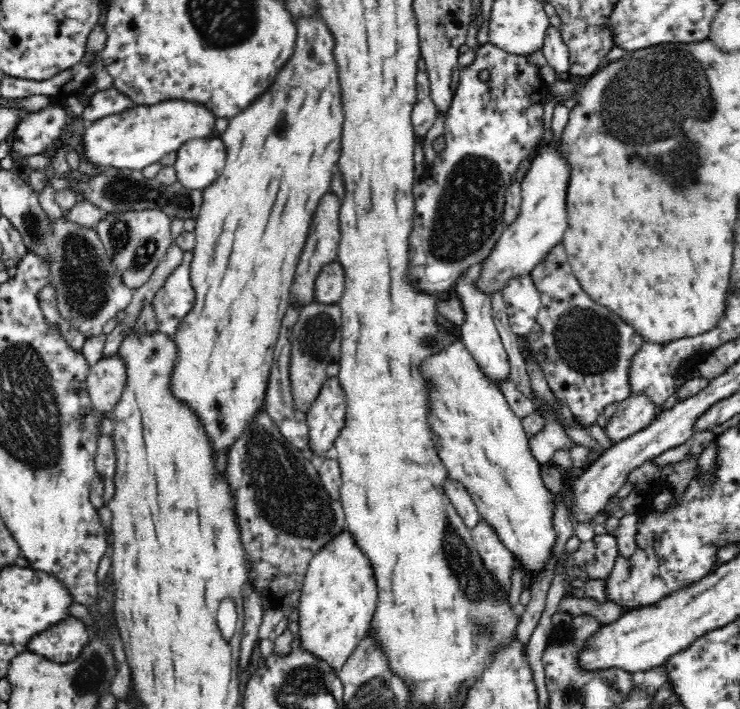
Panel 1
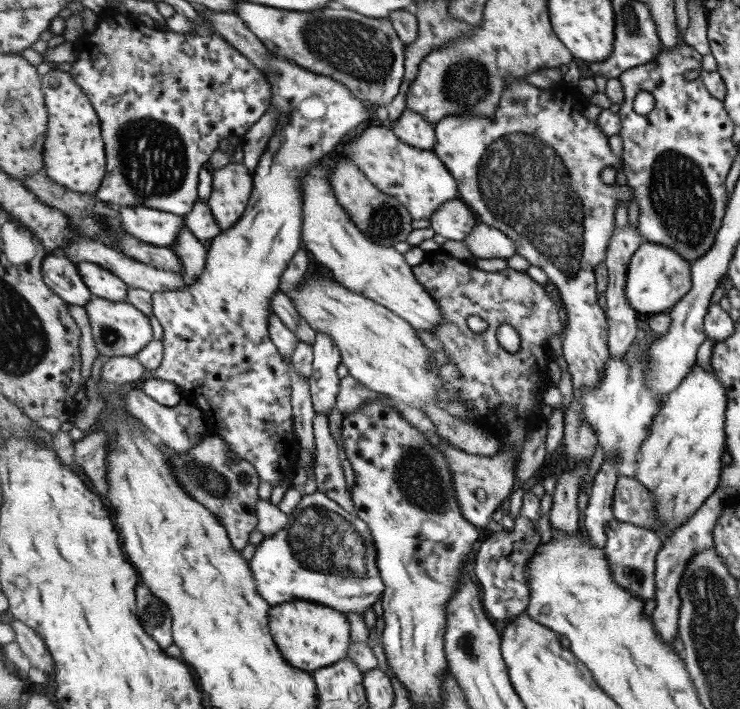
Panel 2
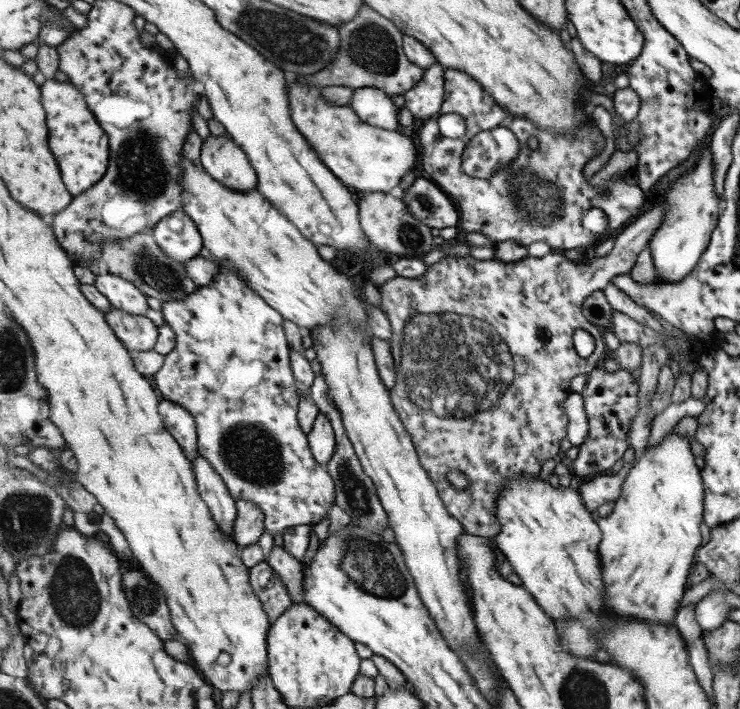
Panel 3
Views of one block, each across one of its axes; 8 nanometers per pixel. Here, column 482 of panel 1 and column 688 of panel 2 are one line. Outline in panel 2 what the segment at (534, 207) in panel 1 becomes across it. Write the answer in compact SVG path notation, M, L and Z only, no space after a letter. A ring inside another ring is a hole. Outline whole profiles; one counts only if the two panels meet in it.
M645 240L633 255L629 265L627 287L625 287L629 305L633 305L642 319L669 312L691 293L692 265L693 263L677 249Z

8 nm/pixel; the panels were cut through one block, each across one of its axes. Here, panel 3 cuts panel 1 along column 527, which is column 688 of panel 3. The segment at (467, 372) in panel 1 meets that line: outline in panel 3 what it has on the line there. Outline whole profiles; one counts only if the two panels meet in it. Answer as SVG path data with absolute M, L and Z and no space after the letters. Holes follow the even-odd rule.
M675 430L667 433L665 439L655 445L649 447L641 454L636 455L637 463L628 472L625 482L623 484L621 496L616 500L616 506L613 514L607 518L597 517L597 522L600 523L600 529L603 531L603 540L600 544L600 560L602 561L602 568L604 570L603 578L605 579L605 605L609 609L609 613L613 613L613 617L623 617L623 619L639 619L639 621L649 621L649 623L665 623L665 625L675 625L675 615L679 608L679 603L683 600L685 590L689 588L689 570L697 561L699 551L697 548L703 542L701 536L701 522L704 521L704 502L705 502L705 483L702 468L697 466L697 455L693 453L691 448L691 438L689 436L679 436L675 434Z

